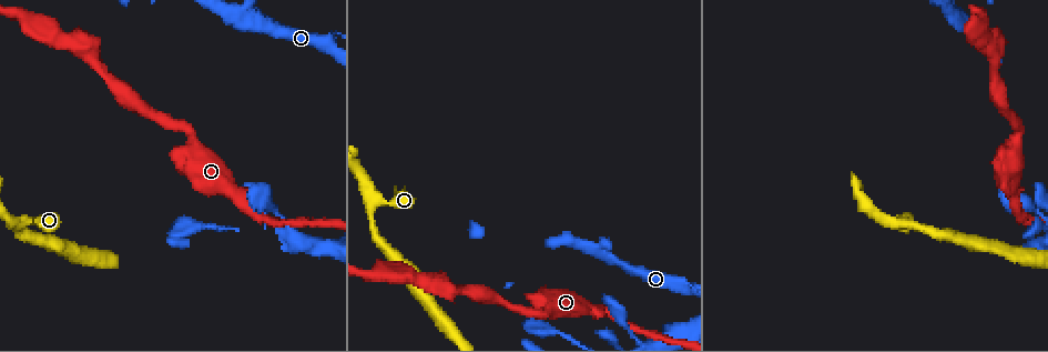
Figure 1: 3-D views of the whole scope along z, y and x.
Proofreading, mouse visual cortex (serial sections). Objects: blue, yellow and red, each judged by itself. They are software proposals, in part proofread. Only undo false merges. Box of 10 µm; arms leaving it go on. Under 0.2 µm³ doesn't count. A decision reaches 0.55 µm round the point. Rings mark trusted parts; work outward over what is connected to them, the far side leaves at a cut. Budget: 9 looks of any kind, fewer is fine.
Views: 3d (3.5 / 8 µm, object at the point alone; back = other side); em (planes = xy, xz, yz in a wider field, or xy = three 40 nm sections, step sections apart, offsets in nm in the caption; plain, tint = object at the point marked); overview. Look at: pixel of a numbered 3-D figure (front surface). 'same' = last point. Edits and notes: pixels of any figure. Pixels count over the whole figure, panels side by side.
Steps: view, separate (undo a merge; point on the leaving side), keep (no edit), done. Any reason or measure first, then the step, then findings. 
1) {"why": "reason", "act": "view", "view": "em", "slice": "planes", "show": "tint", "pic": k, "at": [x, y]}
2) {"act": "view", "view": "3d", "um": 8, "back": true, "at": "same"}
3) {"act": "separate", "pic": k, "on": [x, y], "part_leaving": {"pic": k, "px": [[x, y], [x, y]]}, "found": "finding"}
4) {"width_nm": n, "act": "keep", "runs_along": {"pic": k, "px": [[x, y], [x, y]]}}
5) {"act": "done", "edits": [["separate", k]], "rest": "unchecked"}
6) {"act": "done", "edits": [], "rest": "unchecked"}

{"act": "view", "view": "3d", "um": 3.5, "pic": 1, "at": [370, 208]}

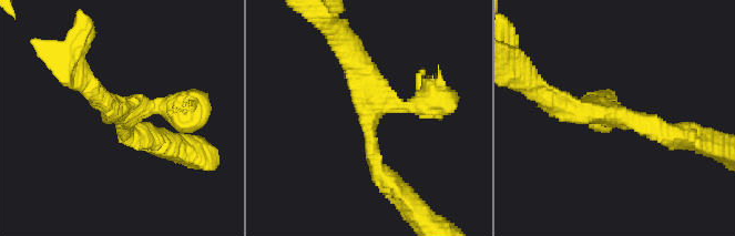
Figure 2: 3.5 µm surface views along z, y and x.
{"why": "now the EM", "act": "view", "view": "em", "slice": "xy", "step": 5, "show": "tint", "pic": 2, "at": [369, 121]}

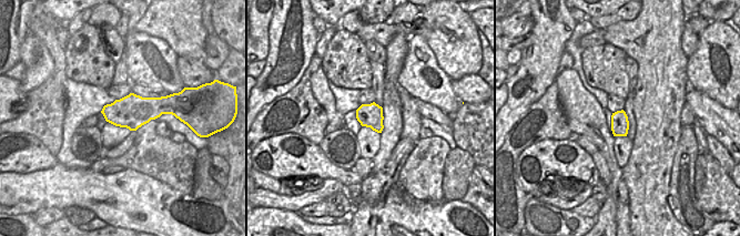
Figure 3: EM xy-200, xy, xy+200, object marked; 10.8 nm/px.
{"why": "cut it another way", "act": "view", "view": "em", "slice": "xy", "step": 3, "show": "tint", "at": "same"}

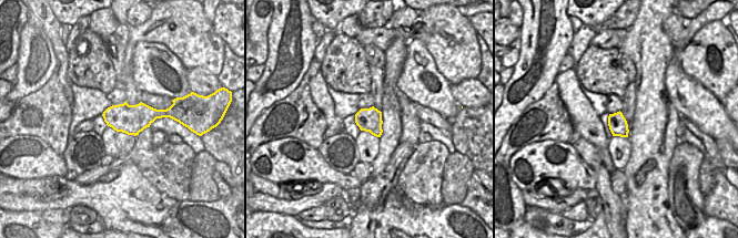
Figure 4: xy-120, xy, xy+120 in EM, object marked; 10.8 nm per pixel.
{"act": "keep", "runs_along": {"pic": 2, "px": [[431, 100], [367, 116], [387, 182]]}, "found": "one cell here"}

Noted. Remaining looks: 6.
{"why": "thick turns thin", "act": "view", "view": "3d", "um": 3.5, "pic": 1, "at": [193, 140]}

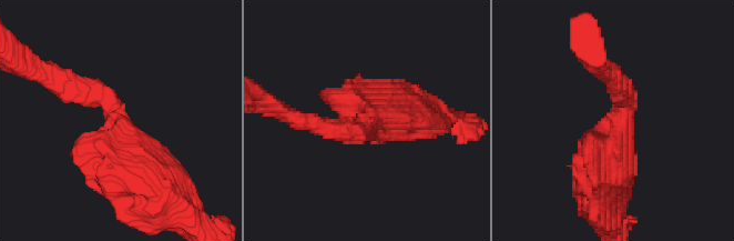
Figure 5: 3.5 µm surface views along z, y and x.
{"act": "keep", "runs_along": {"pic": 5, "px": [[150, 180], [123, 160], [112, 106], [64, 81]]}, "found": "one cell here"}

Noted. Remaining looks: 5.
{"why": "side arm on a straight run", "act": "view", "view": "3d", "um": 3.5, "pic": 1, "at": [242, 20]}

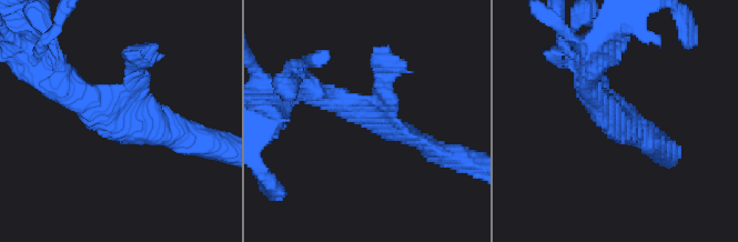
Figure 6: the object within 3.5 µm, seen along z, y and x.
{"why": "shape alone is not enough", "act": "view", "view": "em", "slice": "xy", "step": 2, "show": "tint", "pic": 6, "at": [366, 116]}

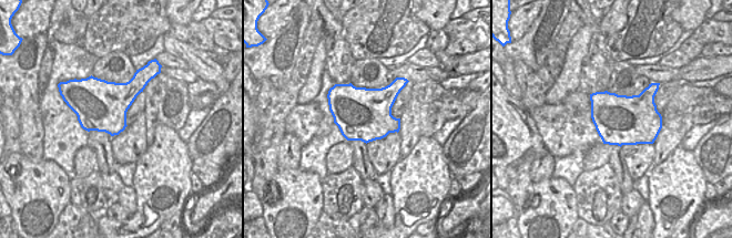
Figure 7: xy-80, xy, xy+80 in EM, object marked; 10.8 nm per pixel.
{"width_nm": 600, "act": "keep", "runs_along": {"pic": 6, "px": [[427, 145], [349, 106], [304, 89]]}, "found": "all the same cell"}

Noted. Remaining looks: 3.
{"why": "thick turns thin", "act": "view", "view": "3d", "um": 3.5, "pic": 1, "at": [491, 296]}

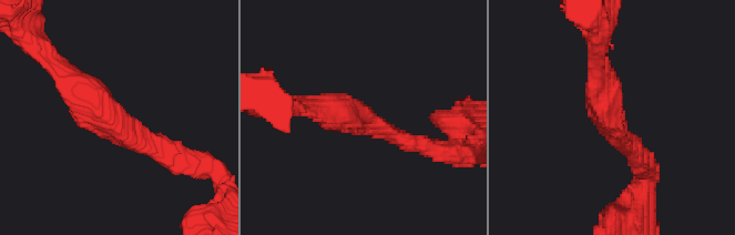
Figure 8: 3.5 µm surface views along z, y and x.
{"why": "now the EM", "act": "view", "view": "em", "slice": "xy", "step": 1, "show": "tint", "pic": 8, "at": [611, 132]}

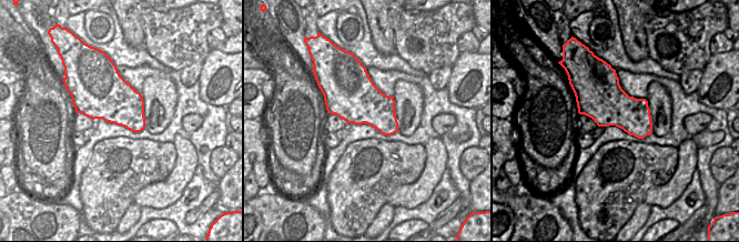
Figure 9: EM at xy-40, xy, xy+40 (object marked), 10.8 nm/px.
{"why": "cut it another way", "act": "view", "view": "em", "slice": "xy", "step": 2, "show": "tint", "at": "same"}

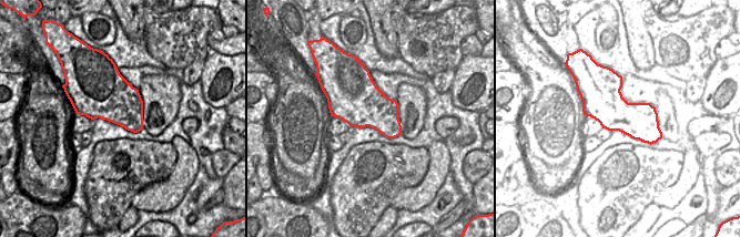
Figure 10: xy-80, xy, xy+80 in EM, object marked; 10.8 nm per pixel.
{"act": "keep", "runs_along": {"pic": 8, "px": [[182, 157], [130, 140], [69, 79]]}, "found": "continuous, no second cell"}

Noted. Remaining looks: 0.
{"act": "done", "edits": [], "rest": "unchecked"}

